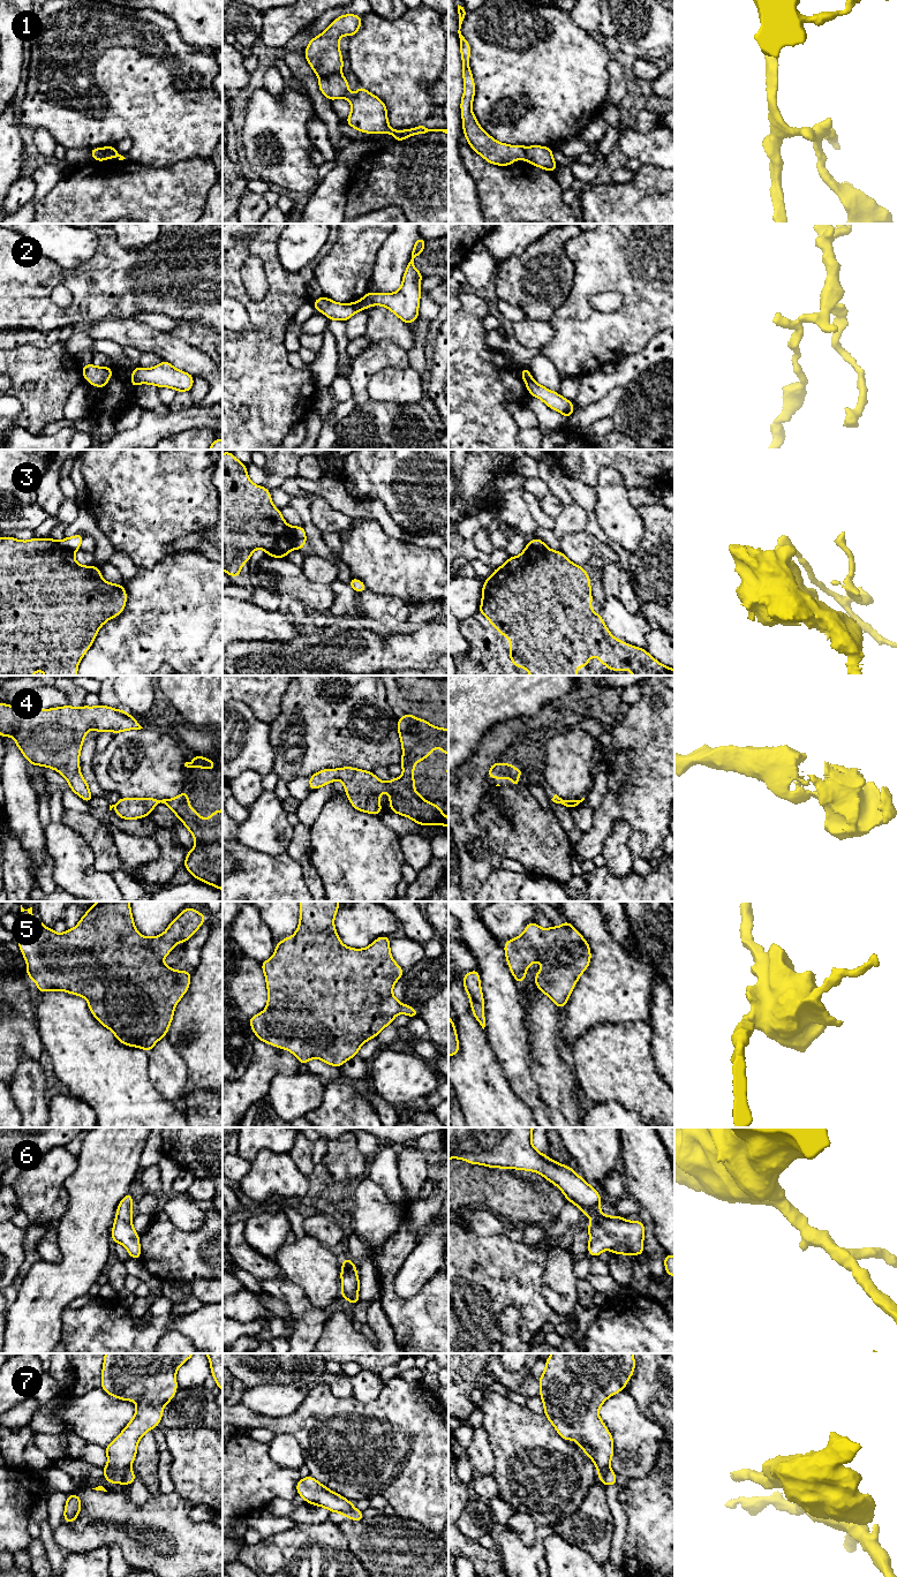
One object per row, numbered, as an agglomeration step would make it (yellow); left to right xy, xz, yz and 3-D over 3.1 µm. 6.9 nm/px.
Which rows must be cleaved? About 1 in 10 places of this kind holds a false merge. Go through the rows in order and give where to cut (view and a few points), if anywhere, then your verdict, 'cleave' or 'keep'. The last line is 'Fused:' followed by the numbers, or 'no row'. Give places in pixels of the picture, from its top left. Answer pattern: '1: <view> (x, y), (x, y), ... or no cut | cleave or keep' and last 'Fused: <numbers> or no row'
1: xz (340, 72), (319, 77) | cleave
2: xz (360, 300), (366, 308) | cleave
3: xz (294, 527), (292, 536), (293, 548) | cleave
4: no cut | keep
5: no cut | keep
6: no cut | keep
7: xy (129, 1468), (125, 1473), (122, 1484) | cleave
Fused: 1, 2, 3, 7

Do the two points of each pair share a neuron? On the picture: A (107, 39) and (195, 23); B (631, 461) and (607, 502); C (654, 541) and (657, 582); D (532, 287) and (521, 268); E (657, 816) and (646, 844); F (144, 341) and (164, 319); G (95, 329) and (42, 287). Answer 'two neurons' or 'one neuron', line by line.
A: two neurons
B: two neurons
C: one neuron
D: one neuron
E: one neuron
F: two neurons
G: two neurons

